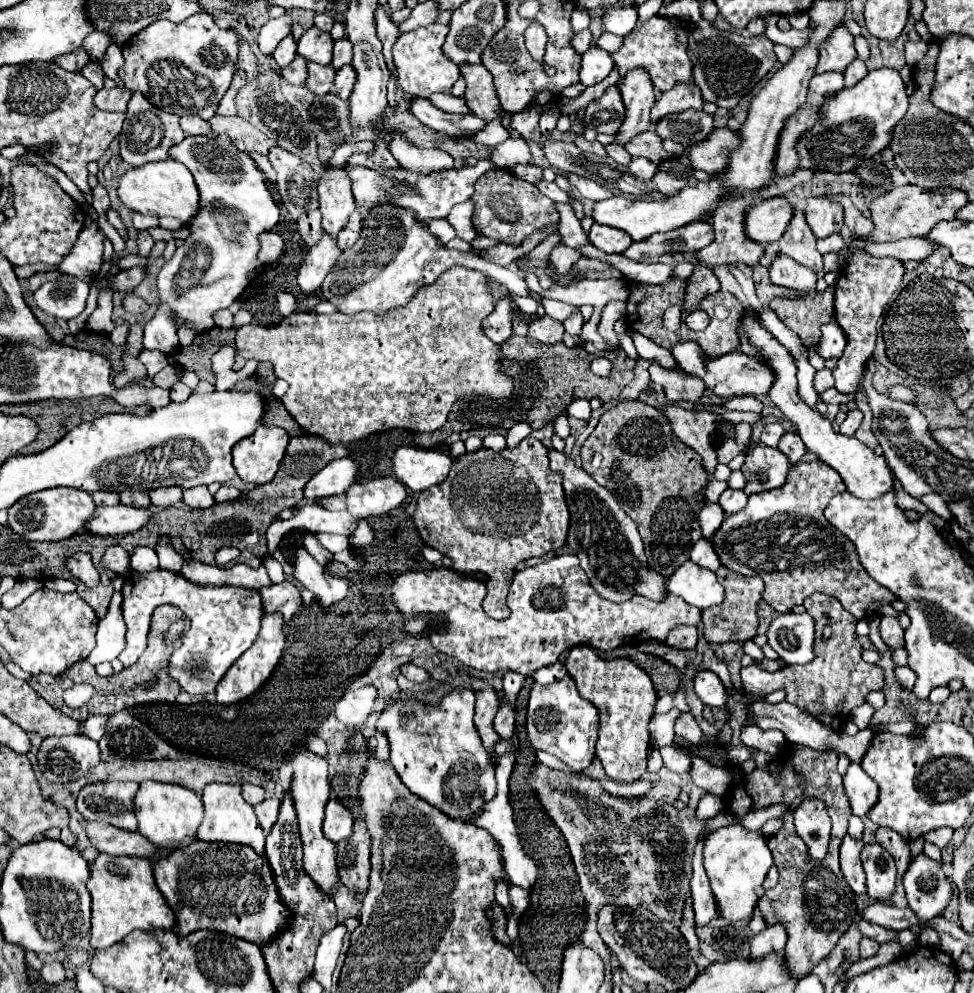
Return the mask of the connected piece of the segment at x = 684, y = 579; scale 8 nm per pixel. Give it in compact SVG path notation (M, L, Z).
M693 561L683 563L667 581L667 589L697 609L709 609L723 601L723 587L715 573L703 571Z

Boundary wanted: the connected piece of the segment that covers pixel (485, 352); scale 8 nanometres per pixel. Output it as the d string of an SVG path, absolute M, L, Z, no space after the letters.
M455 265L451 269L447 269L435 283L431 285L423 285L405 307L393 309L391 313L385 313L383 317L373 317L373 313L357 313L353 317L343 315L343 313L331 313L331 315L315 315L315 313L293 313L289 317L285 317L281 323L273 325L273 327L257 327L255 323L247 323L241 325L237 329L237 339L235 339L235 347L237 353L243 359L255 359L255 361L269 361L273 365L273 373L281 379L285 379L289 383L289 391L283 395L281 403L285 407L287 413L291 413L291 417L299 423L299 427L315 437L321 437L325 441L329 441L331 445L347 445L351 441L359 441L359 439L367 439L373 433L379 431L387 431L387 429L409 429L415 433L431 433L437 431L445 425L449 413L451 413L451 405L457 403L461 397L469 397L469 395L483 395L489 399L509 399L513 393L513 377L509 373L505 373L505 357L501 351L501 345L495 345L481 329L481 323L487 315L491 315L495 309L495 301L487 289L487 277L481 271L475 269L467 269L461 265Z

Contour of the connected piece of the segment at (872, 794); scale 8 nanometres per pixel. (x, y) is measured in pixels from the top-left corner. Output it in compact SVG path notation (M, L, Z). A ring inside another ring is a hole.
M851 763L847 767L847 773L843 775L843 787L845 787L845 795L849 797L851 811L859 817L865 817L867 809L871 809L871 805L875 805L879 797L879 787L861 769L859 763Z

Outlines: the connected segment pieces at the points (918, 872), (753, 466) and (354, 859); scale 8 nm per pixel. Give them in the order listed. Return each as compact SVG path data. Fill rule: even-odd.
M919 853L911 859L905 875L903 887L907 893L907 903L923 923L923 927L947 907L953 889L951 881L943 875L941 863Z
M757 443L747 451L747 459L741 469L747 479L743 491L747 495L753 495L781 487L785 483L787 469L789 469L789 459L779 449Z
M337 797L345 809L351 811L355 823L351 837L337 843L337 865L341 871L341 883L351 891L367 891L369 885L369 851L371 837L365 823L365 813L357 797Z

